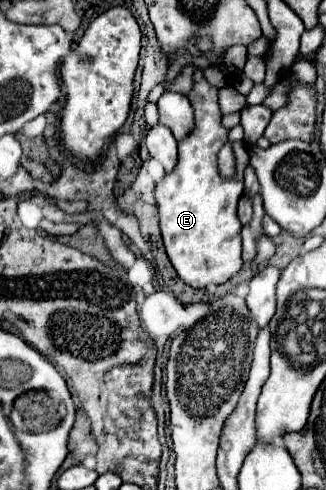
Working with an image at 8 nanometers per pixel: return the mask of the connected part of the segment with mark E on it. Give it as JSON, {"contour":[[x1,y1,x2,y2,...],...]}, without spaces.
{"contour":[[195,80,189,92,189,102,195,110,193,132,179,142,179,162,171,174,165,176,155,188,155,200,161,216,161,234,167,256,179,274,179,278,191,288,207,288,209,284,225,284,231,276,241,270,241,222,237,218,237,200,243,194,243,170,249,164,249,152,245,142,233,142,237,174,231,180,223,180,217,170,217,152,227,142,227,130,221,126,221,112,217,104,217,90,207,80]]}

